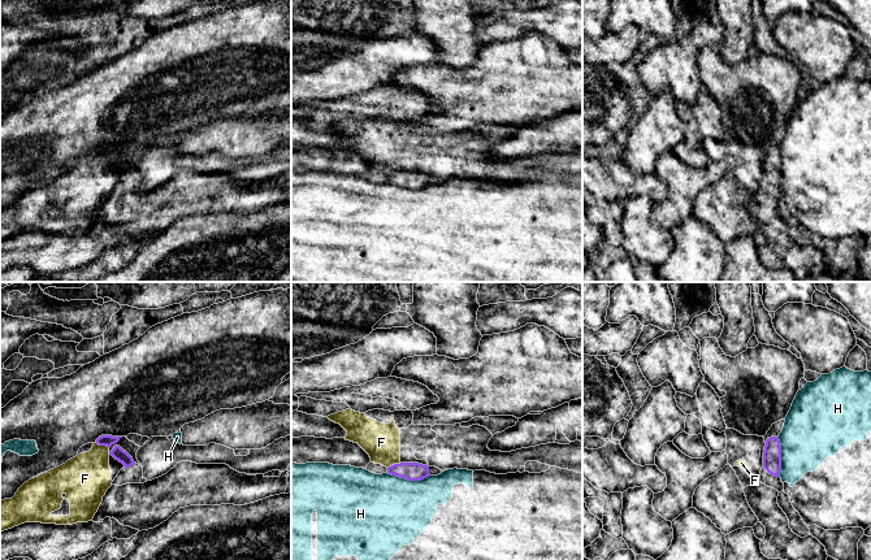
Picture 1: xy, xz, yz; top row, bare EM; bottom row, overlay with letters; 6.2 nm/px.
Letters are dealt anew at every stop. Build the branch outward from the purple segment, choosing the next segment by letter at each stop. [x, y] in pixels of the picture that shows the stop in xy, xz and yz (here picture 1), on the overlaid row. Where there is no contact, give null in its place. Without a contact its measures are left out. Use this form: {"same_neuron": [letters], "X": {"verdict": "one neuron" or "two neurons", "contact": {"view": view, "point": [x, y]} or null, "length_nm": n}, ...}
{"same_neuron": [], "F": {"verdict": "two neurons", "contact": {"view": "xy", "point": [102, 445]}, "length_nm": 90}, "H": {"verdict": "two neurons", "contact": {"view": "xz", "point": [408, 480]}, "length_nm": 260}}

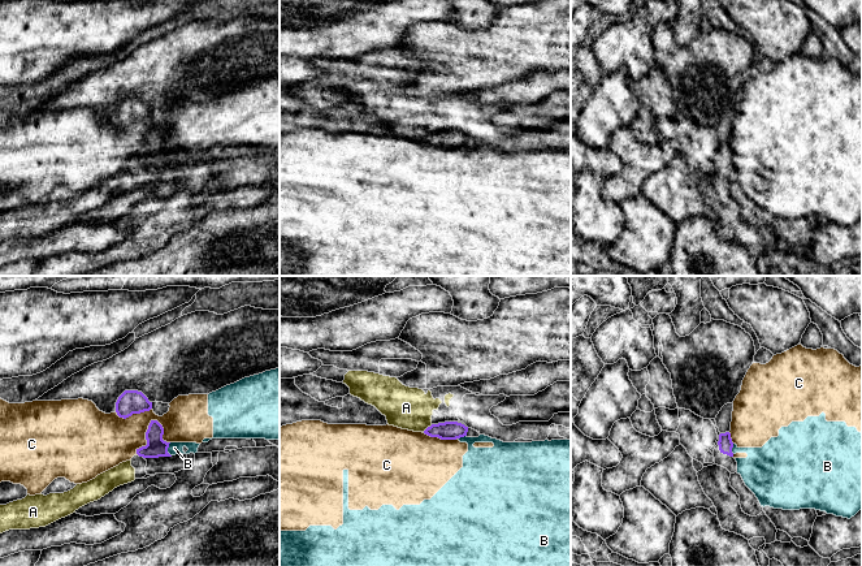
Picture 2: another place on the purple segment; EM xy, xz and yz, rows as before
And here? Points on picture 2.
{"same_neuron": [], "A": {"verdict": "two neurons", "contact": {"view": "xz", "point": [427, 428]}, "length_nm": 80}, "B": {"verdict": "two neurons", "contact": {"view": "xy", "point": [167, 449]}, "length_nm": 90}, "C": {"verdict": "two neurons", "contact": {"view": "xy", "point": [146, 437]}, "length_nm": 260}}

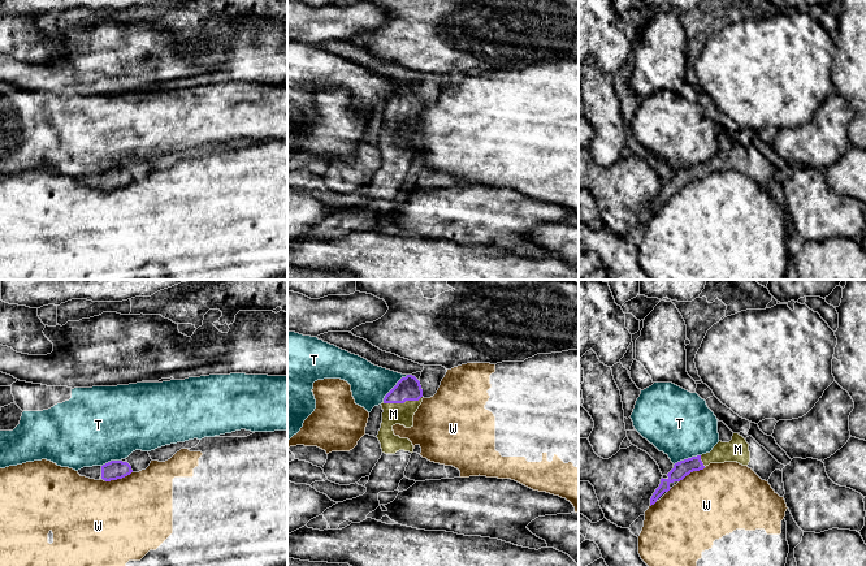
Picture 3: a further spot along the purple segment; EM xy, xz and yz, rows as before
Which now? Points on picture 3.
{"same_neuron": ["M"], "M": {"verdict": "one neuron", "contact": {"view": "xz", "point": [402, 402]}, "length_nm": 260}, "T": {"verdict": "two neurons", "contact": {"view": "xz", "point": [394, 387]}, "length_nm": 220}, "W": {"verdict": "two neurons", "contact": {"view": "xy", "point": [118, 478]}, "length_nm": 180}}

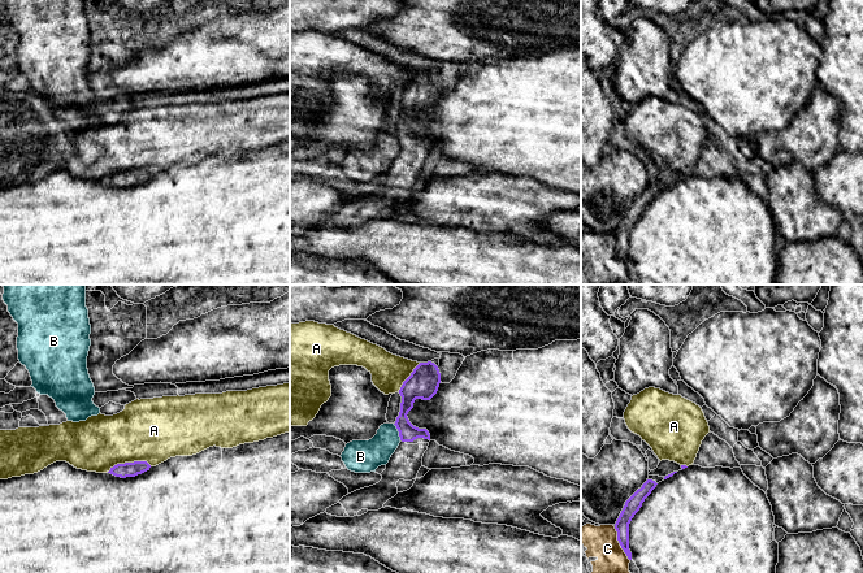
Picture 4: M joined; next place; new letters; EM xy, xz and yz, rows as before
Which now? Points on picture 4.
{"same_neuron": [], "A": {"verdict": "two neurons", "contact": {"view": "xy", "point": [129, 463]}, "length_nm": 280}, "B": {"verdict": "two neurons", "contact": {"view": "xz", "point": [398, 430]}, "length_nm": 120}, "C": {"verdict": "two neurons", "contact": {"view": "yz", "point": [619, 542]}, "length_nm": 240}}

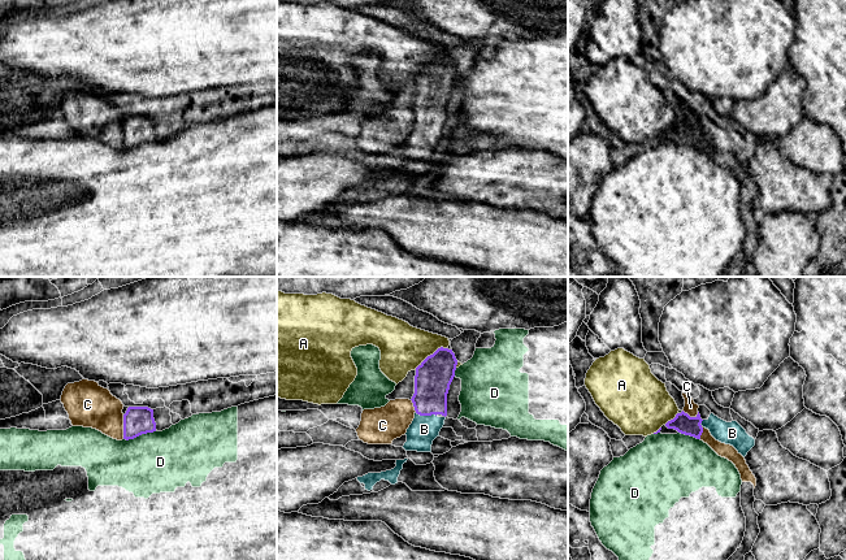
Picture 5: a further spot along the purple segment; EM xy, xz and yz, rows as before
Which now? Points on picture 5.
{"same_neuron": ["B"], "A": {"verdict": "two neurons", "contact": {"view": "xz", "point": [430, 355]}, "length_nm": 240}, "B": {"verdict": "one neuron", "contact": {"view": "xz", "point": [425, 415]}, "length_nm": 140}, "C": {"verdict": "two neurons", "contact": {"view": "xy", "point": [124, 426]}, "length_nm": 150}, "D": {"verdict": "two neurons", "contact": {"view": "xy", "point": [139, 434]}, "length_nm": 220}}

